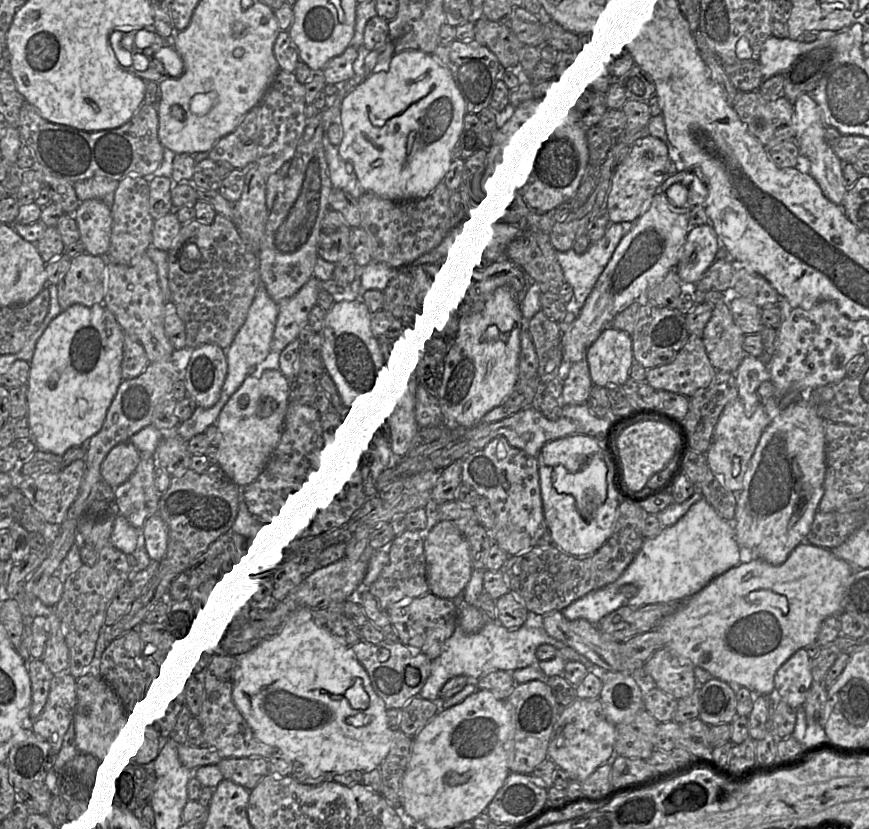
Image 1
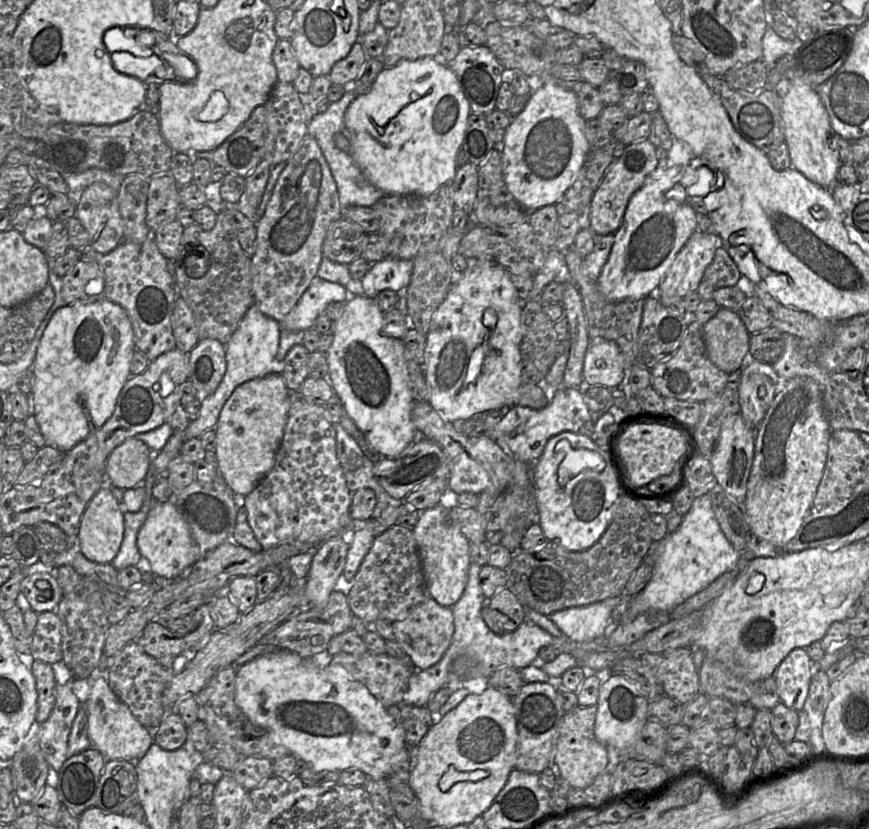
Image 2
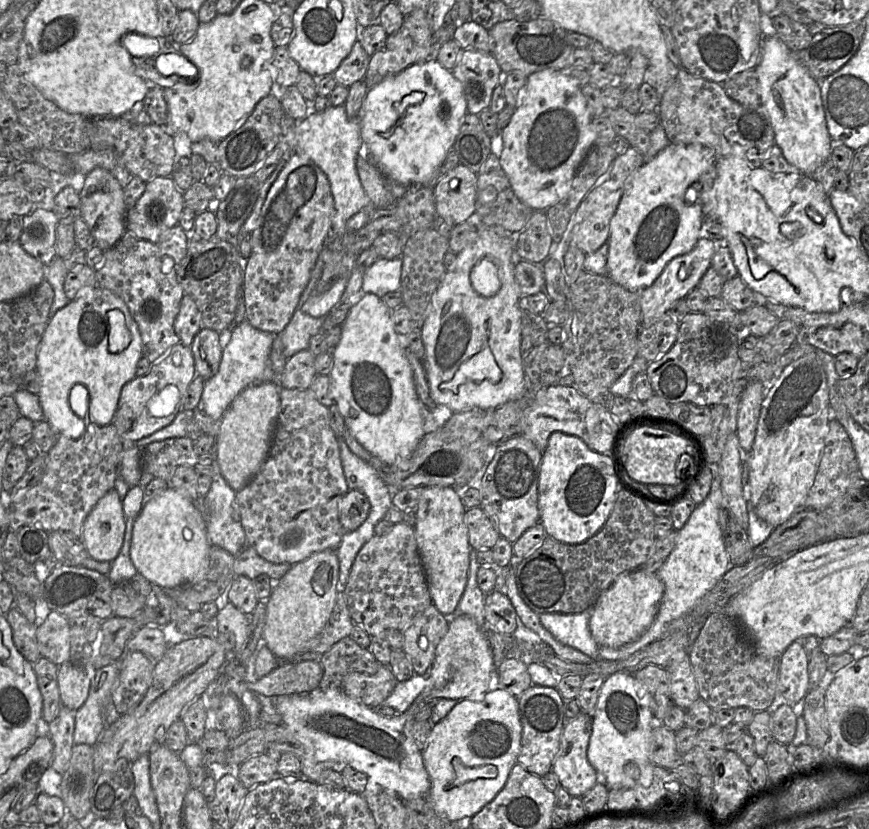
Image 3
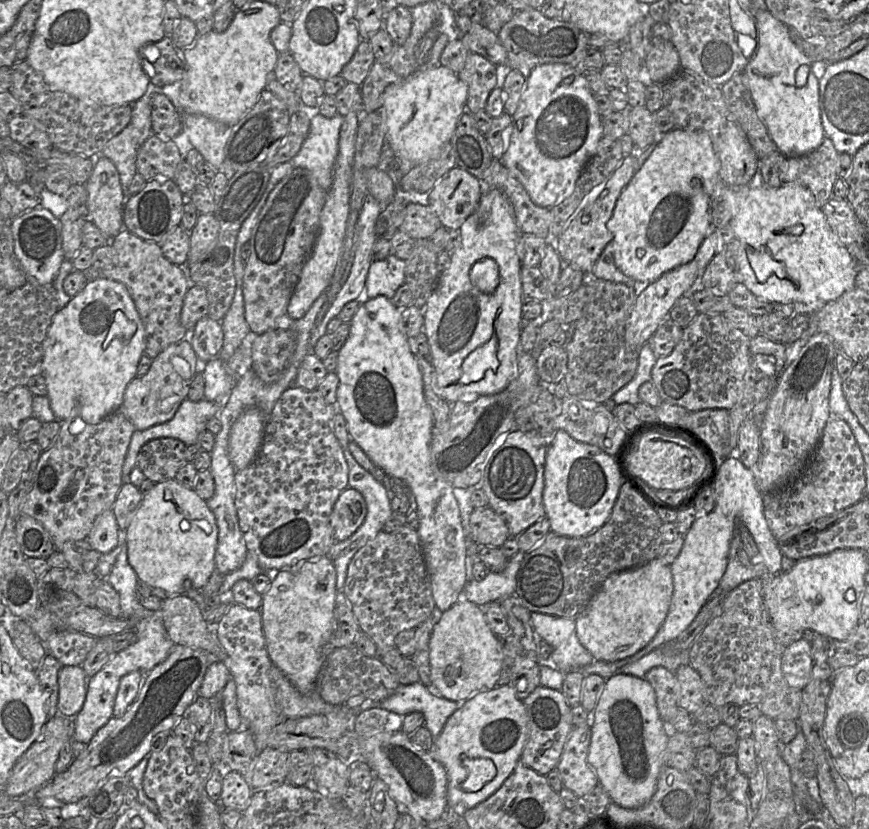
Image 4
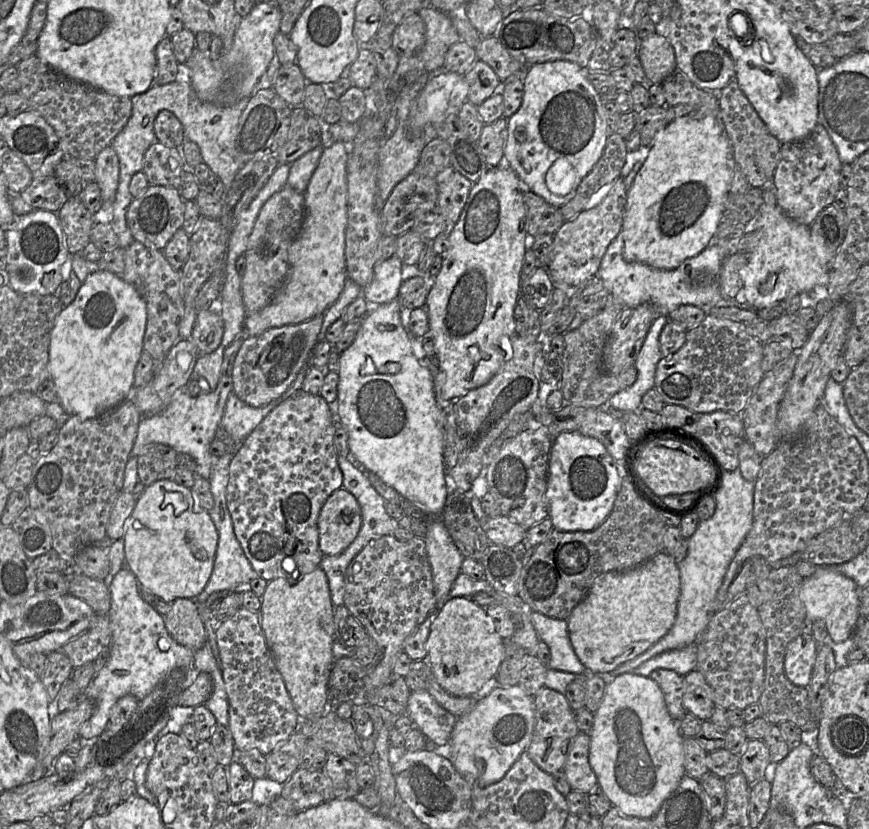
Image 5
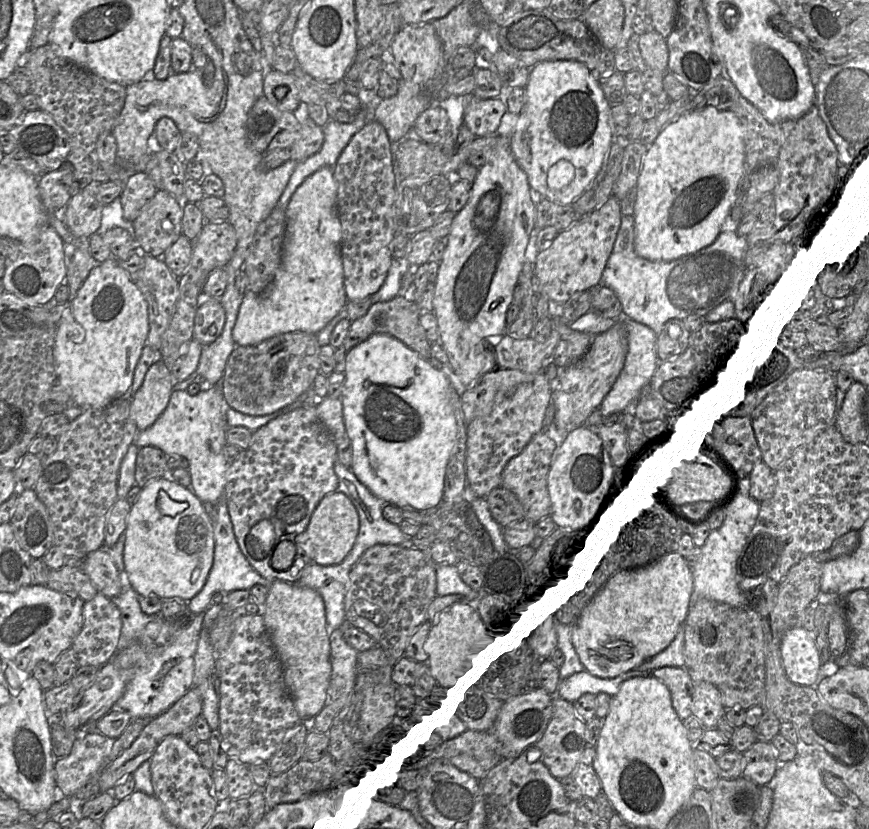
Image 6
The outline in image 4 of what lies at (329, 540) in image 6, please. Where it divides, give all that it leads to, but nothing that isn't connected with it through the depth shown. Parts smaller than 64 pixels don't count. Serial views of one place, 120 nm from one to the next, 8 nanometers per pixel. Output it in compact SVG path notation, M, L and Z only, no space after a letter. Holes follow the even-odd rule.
M351 488L344 489L330 514L330 524L336 542L349 538L363 523L367 514L367 505L362 494Z

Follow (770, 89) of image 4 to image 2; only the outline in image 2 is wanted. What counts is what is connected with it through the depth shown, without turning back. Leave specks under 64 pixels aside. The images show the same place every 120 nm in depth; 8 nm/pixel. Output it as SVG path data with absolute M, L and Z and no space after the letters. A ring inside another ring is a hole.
M782 78L775 90L781 98L784 142L788 147L791 167L810 181L831 189L836 183L841 165L837 150L837 140L840 137L834 133L818 93L799 78Z

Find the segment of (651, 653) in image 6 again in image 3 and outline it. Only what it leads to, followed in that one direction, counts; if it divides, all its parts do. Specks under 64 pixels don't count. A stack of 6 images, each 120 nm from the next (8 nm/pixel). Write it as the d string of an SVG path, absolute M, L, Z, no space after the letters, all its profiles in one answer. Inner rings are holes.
M639 568L621 573L591 608L589 630L599 647L619 648L637 640L654 622L664 587L656 572Z

